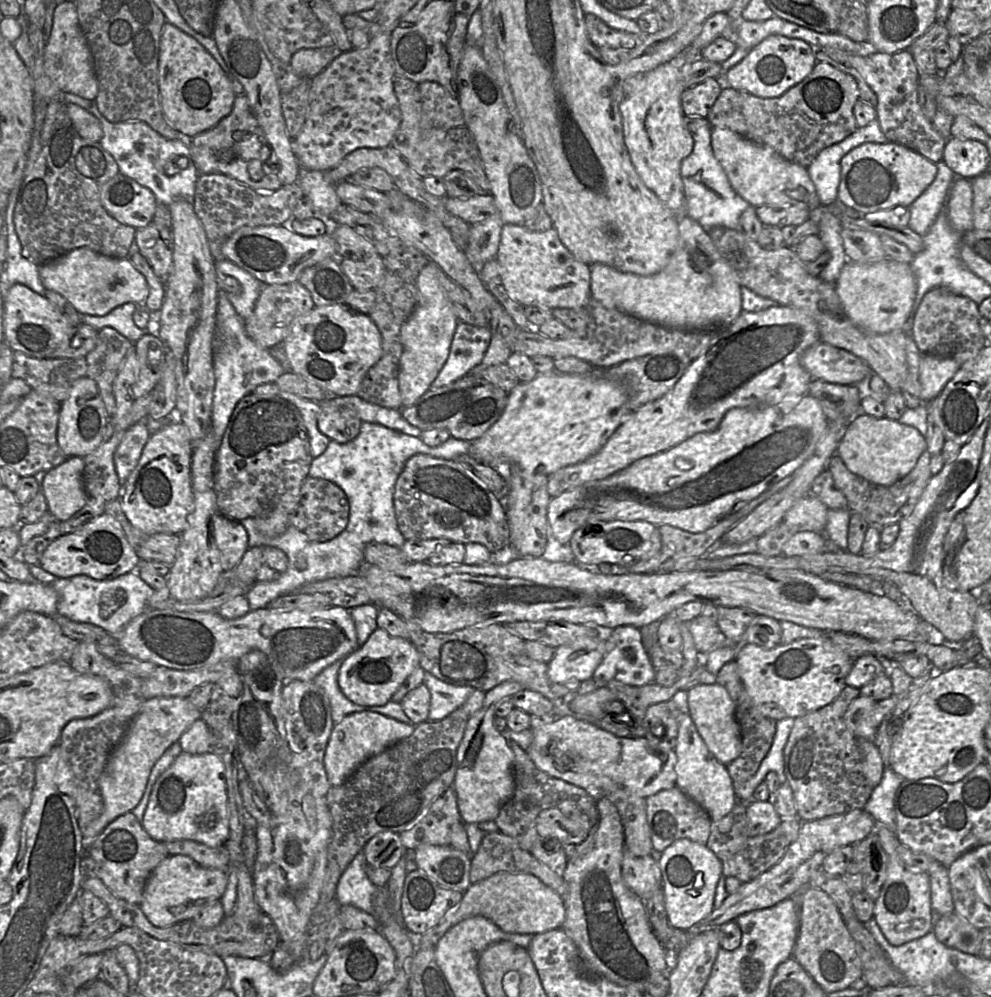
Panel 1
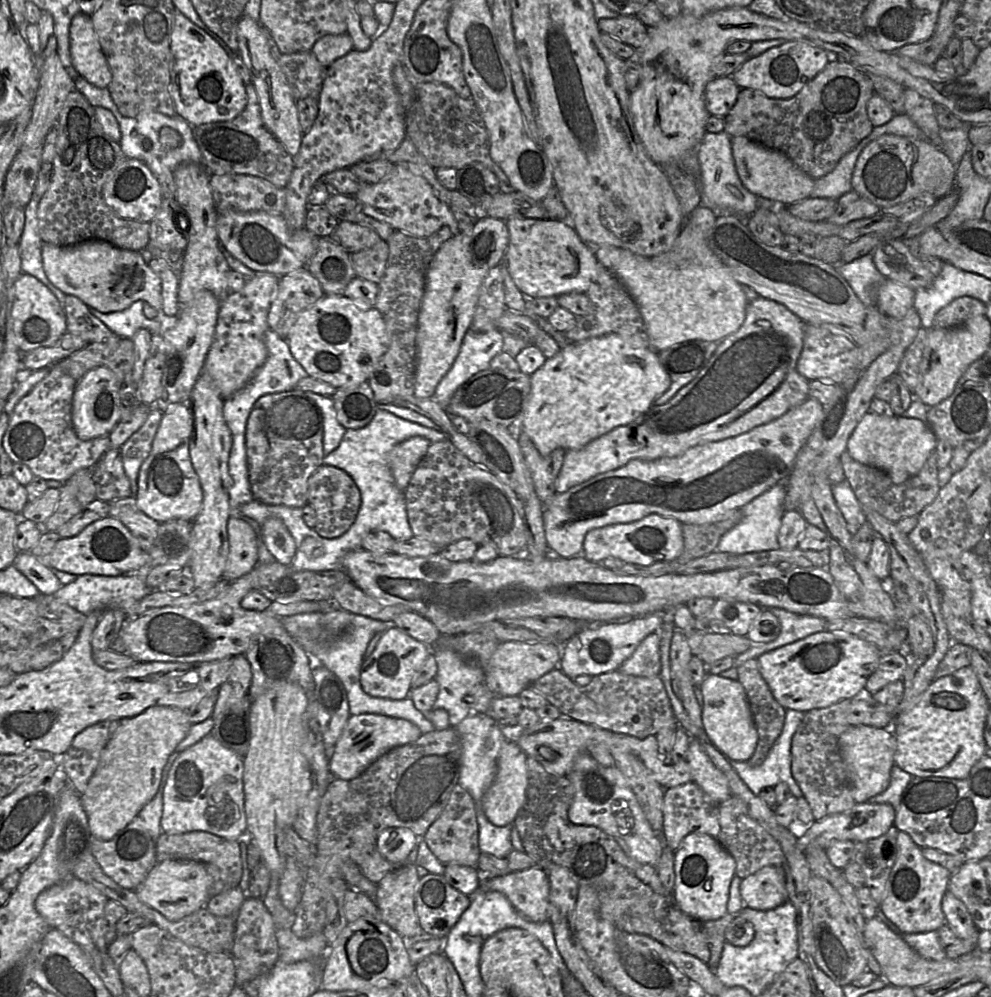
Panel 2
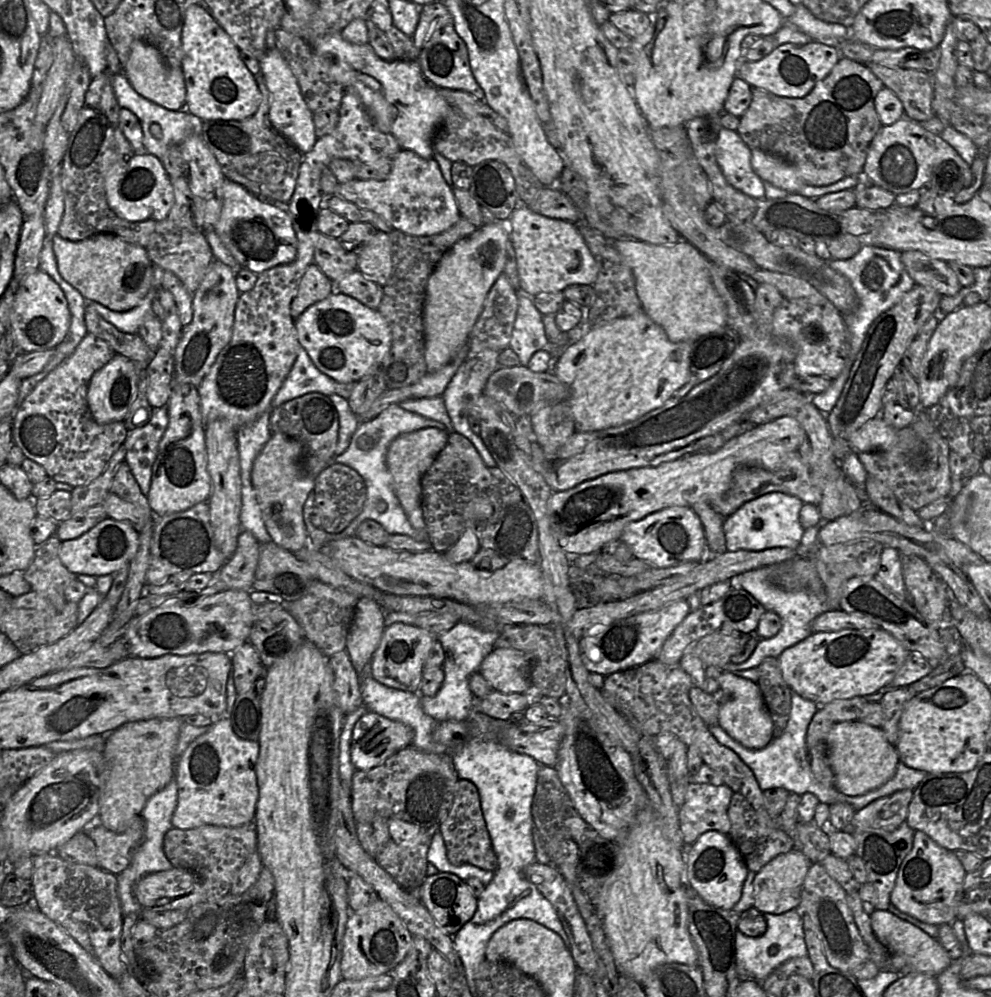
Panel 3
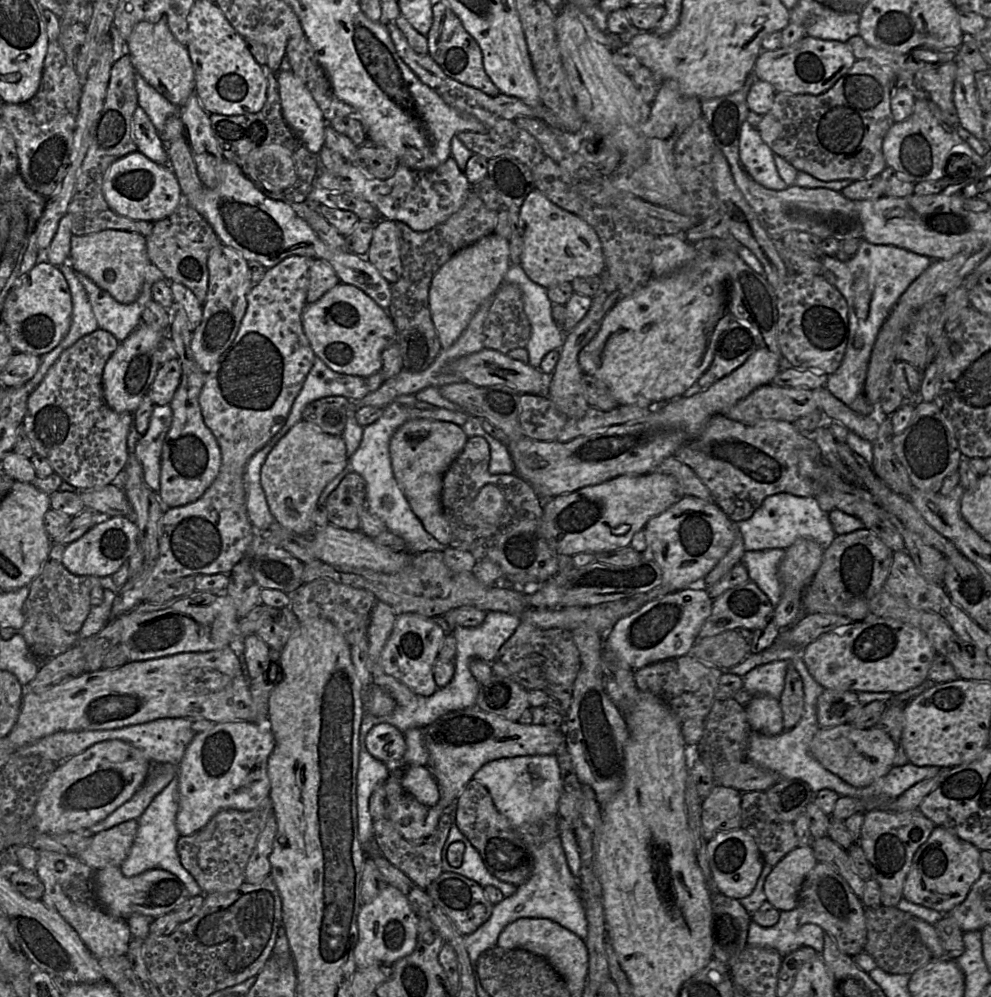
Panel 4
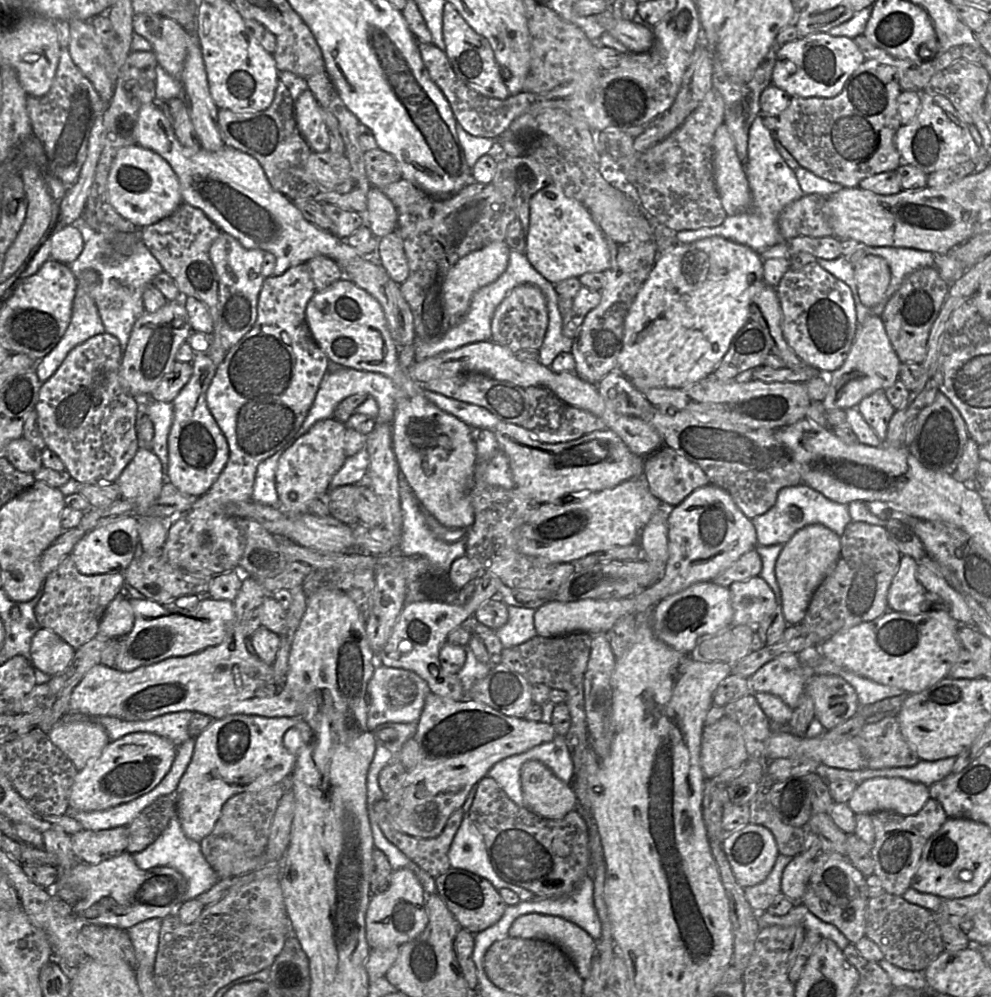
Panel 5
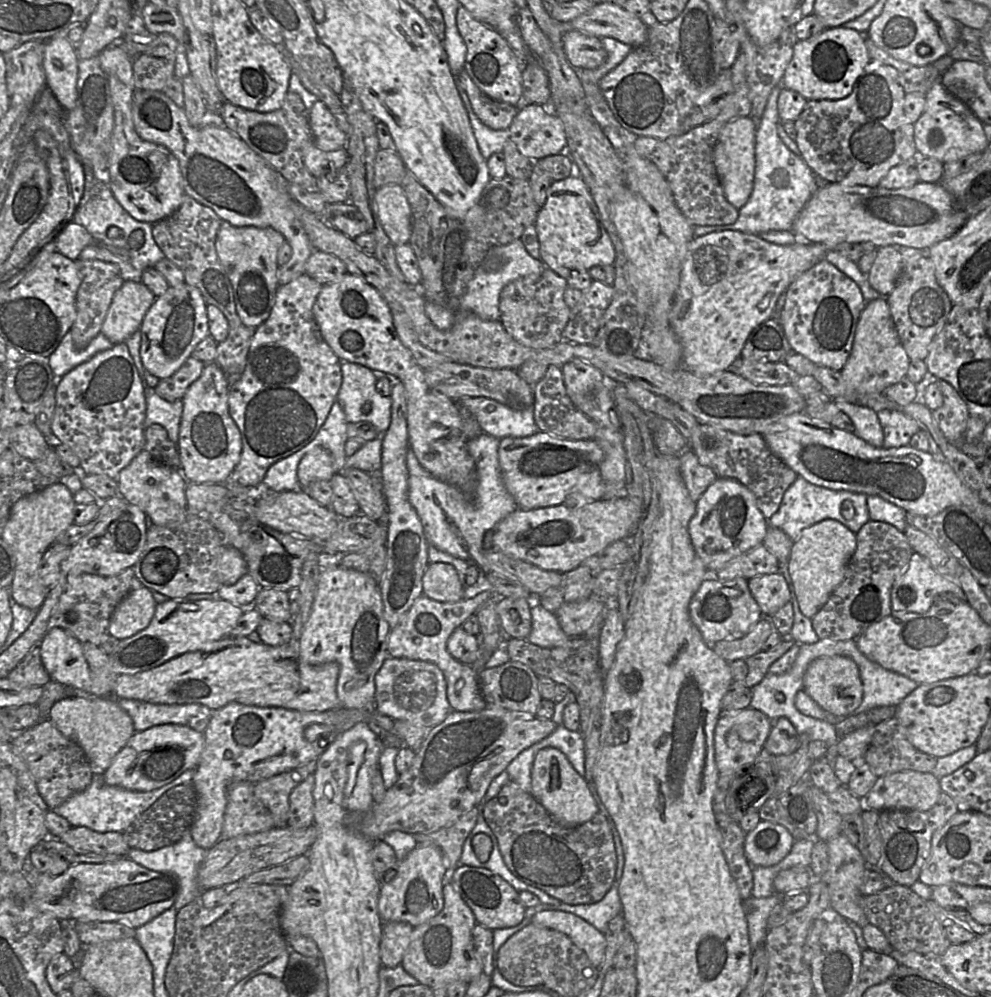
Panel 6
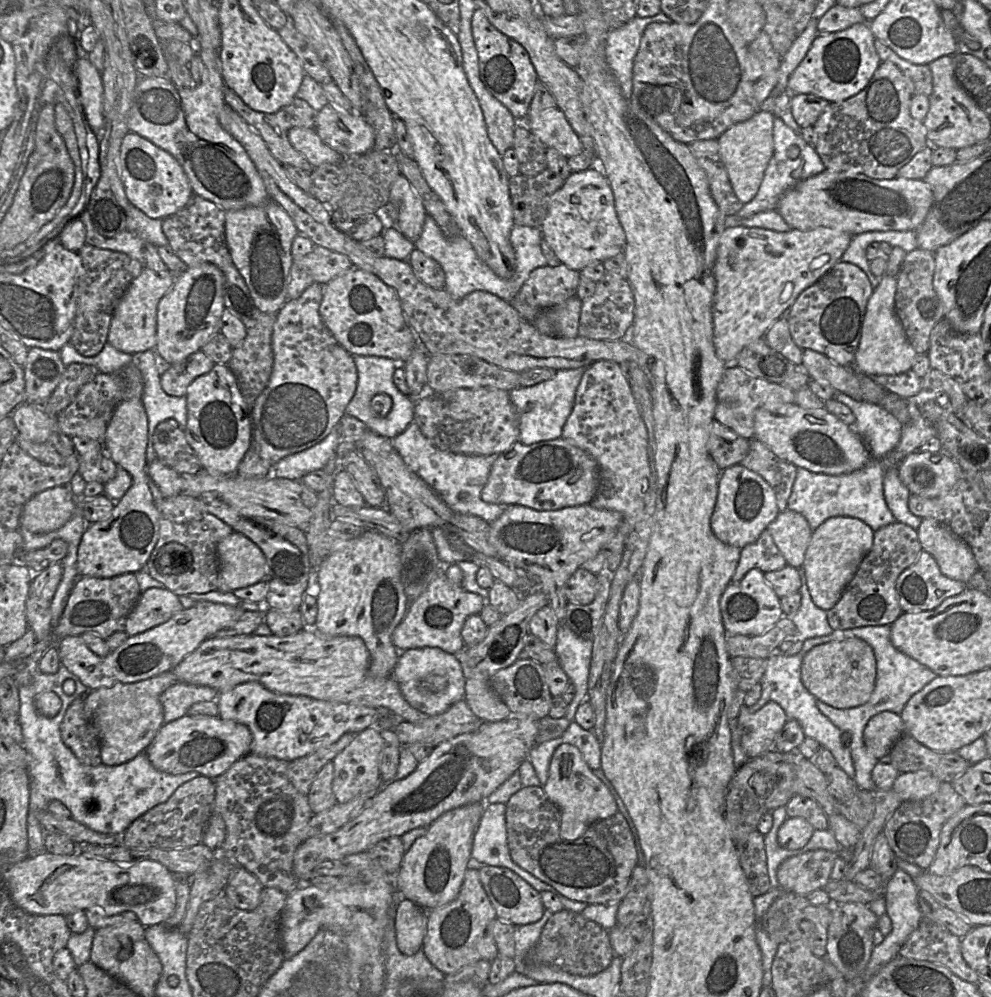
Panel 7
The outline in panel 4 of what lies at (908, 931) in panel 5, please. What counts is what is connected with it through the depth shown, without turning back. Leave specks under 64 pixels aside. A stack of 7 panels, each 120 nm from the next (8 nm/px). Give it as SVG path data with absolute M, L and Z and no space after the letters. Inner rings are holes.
M880 904L875 908L866 908L865 918L865 951L873 957L877 966L885 972L911 975L933 959L931 952L922 942L913 926L911 918L917 917L898 909L896 906L887 907Z

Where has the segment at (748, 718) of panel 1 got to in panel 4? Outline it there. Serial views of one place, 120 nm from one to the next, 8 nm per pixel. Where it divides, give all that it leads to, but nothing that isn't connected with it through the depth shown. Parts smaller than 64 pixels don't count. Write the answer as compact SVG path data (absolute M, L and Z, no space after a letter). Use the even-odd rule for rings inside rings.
M791 664L787 669L784 689L778 701L783 713L783 728L792 729L801 720L804 712L804 691L802 678Z

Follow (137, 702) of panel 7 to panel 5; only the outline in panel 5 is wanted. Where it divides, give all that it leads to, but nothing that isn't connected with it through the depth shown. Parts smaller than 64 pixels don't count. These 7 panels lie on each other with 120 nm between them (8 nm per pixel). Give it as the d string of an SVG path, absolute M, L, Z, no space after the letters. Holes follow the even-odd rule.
M69 712L61 721L49 730L49 739L80 771L100 756L110 740L103 726L82 714Z

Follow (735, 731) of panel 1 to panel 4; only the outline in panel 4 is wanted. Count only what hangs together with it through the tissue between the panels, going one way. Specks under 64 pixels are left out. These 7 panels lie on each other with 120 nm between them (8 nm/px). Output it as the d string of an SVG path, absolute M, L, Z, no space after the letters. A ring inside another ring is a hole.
M755 695L745 706L752 732L775 736L783 732L783 713L780 703L771 696Z

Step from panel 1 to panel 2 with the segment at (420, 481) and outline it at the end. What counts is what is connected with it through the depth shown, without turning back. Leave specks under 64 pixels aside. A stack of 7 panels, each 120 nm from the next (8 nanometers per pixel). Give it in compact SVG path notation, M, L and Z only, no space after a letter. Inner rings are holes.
M450 439L431 443L414 471L404 496L408 521L414 537L424 539L440 548L461 539L470 539L478 545L493 545L503 557L511 557L526 548L527 533L520 501L493 473L464 456Z

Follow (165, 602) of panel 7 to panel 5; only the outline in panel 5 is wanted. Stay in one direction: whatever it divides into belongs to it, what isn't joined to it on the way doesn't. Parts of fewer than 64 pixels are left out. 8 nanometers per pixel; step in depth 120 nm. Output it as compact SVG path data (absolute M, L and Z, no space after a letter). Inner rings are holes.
M119 594L112 600L99 623L99 636L121 639L132 630L135 614L130 600L124 594Z

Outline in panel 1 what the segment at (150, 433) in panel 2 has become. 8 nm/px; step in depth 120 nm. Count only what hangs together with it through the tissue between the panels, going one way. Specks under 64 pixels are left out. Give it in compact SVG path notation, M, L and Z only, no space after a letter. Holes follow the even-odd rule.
M144 421L130 426L114 453L114 465L121 486L136 467L150 433Z

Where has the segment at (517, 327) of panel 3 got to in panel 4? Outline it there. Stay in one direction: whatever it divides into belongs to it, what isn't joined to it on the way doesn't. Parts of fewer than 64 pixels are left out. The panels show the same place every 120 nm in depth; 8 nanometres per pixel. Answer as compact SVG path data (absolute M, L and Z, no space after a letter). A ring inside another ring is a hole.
M511 264L503 282L515 284L522 294L524 312L531 327L531 334L525 349L528 351L528 364L539 368L544 356L553 350L559 350L565 334L554 322L552 303L547 289L533 282L525 273L522 265Z

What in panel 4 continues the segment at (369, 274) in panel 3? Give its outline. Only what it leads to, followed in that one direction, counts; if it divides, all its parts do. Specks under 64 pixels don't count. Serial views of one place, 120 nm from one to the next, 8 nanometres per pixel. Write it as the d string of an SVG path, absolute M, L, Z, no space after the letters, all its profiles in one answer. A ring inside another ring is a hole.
M380 219L375 224L369 250L365 256L390 284L399 280L402 263L395 221Z

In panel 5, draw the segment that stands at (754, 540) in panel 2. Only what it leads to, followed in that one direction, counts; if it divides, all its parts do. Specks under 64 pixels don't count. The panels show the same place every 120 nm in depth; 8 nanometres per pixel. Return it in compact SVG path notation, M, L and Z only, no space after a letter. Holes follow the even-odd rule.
M805 483L781 489L775 505L766 513L752 519L756 530L757 544L760 546L784 545L794 534L809 525L823 525L841 536L850 522L864 522L884 527L885 519L872 514L863 501L845 504L833 502Z

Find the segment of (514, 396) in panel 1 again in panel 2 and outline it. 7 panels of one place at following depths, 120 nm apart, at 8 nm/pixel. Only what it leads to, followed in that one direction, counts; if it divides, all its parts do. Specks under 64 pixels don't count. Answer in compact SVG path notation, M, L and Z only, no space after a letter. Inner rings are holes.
M614 333L567 344L561 348L555 356L547 359L538 370L531 374L530 379L531 392L521 421L522 432L529 436L539 453L543 456L549 455L556 448L563 448L566 451L581 449L590 441L610 432L616 427L625 426L631 423L641 414L650 409L653 406L655 399L663 394L671 385L671 378L660 363L658 354L655 350L650 346L632 345L620 335Z

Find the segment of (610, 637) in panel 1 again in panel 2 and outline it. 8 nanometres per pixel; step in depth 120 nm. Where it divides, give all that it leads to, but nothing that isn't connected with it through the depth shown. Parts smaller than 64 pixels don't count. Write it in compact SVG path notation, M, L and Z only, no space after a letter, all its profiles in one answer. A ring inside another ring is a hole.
M653 633L638 645L634 653L617 670L626 675L655 677L659 675L660 669L659 637Z

